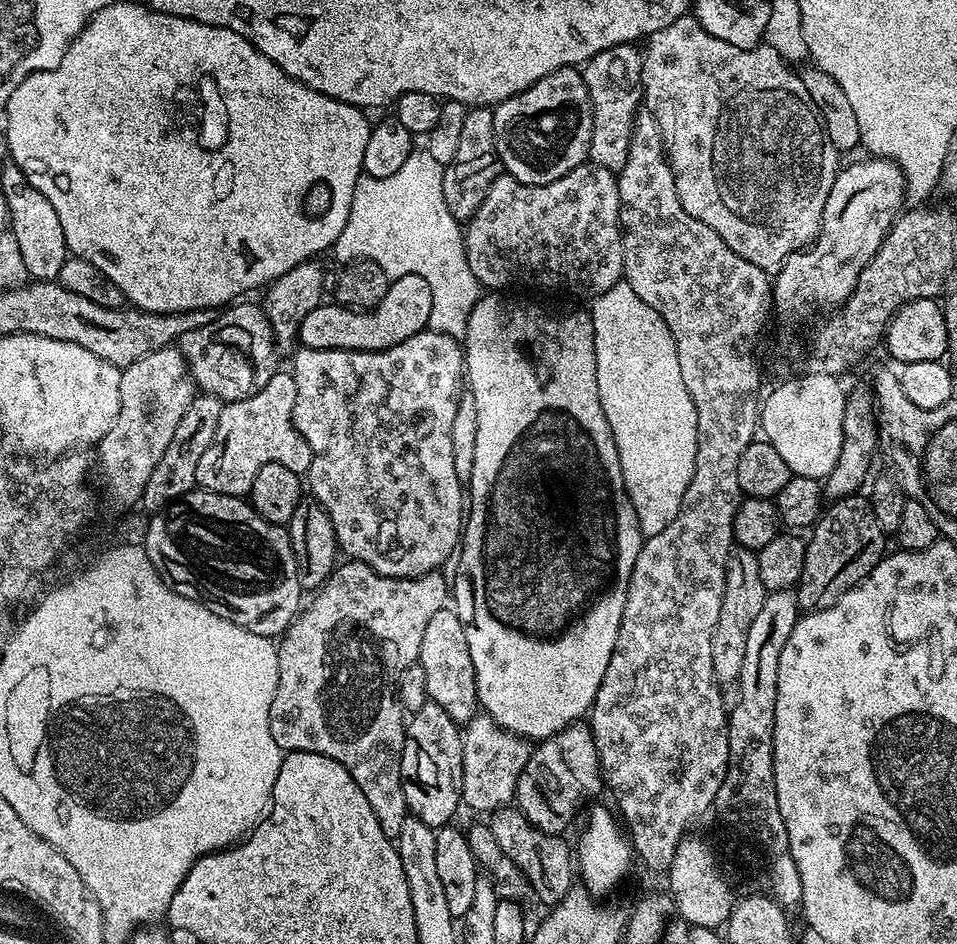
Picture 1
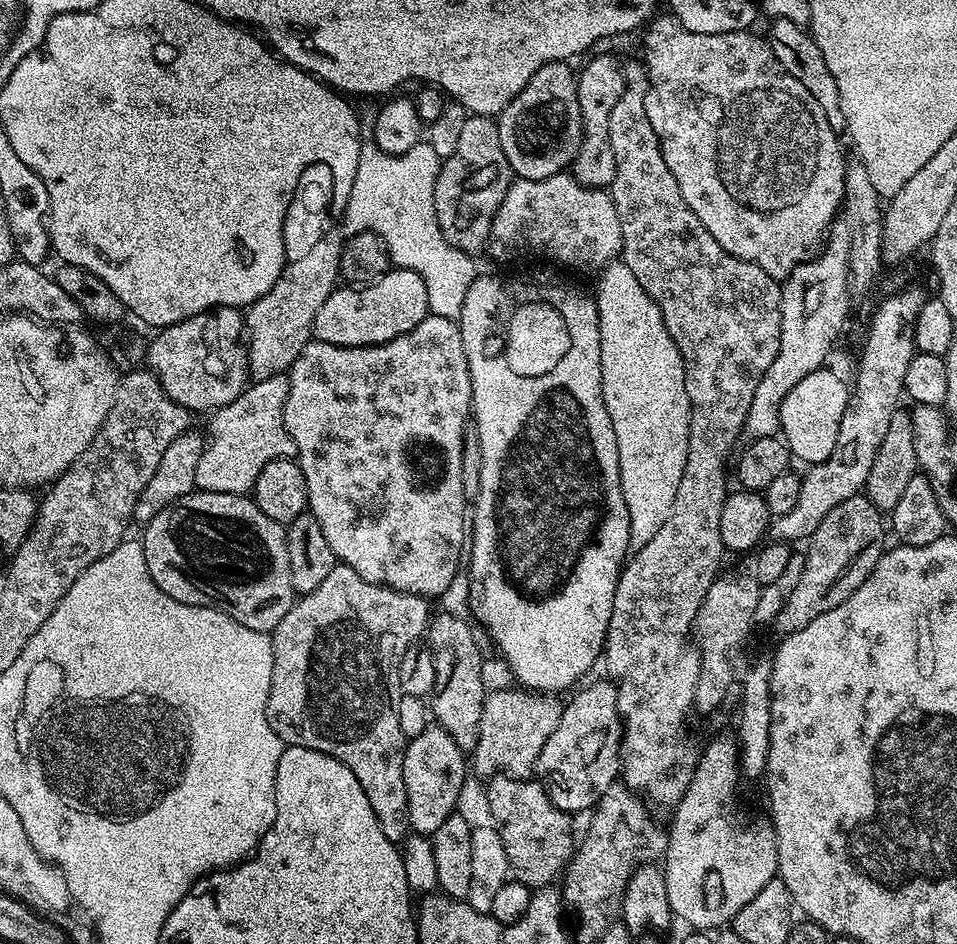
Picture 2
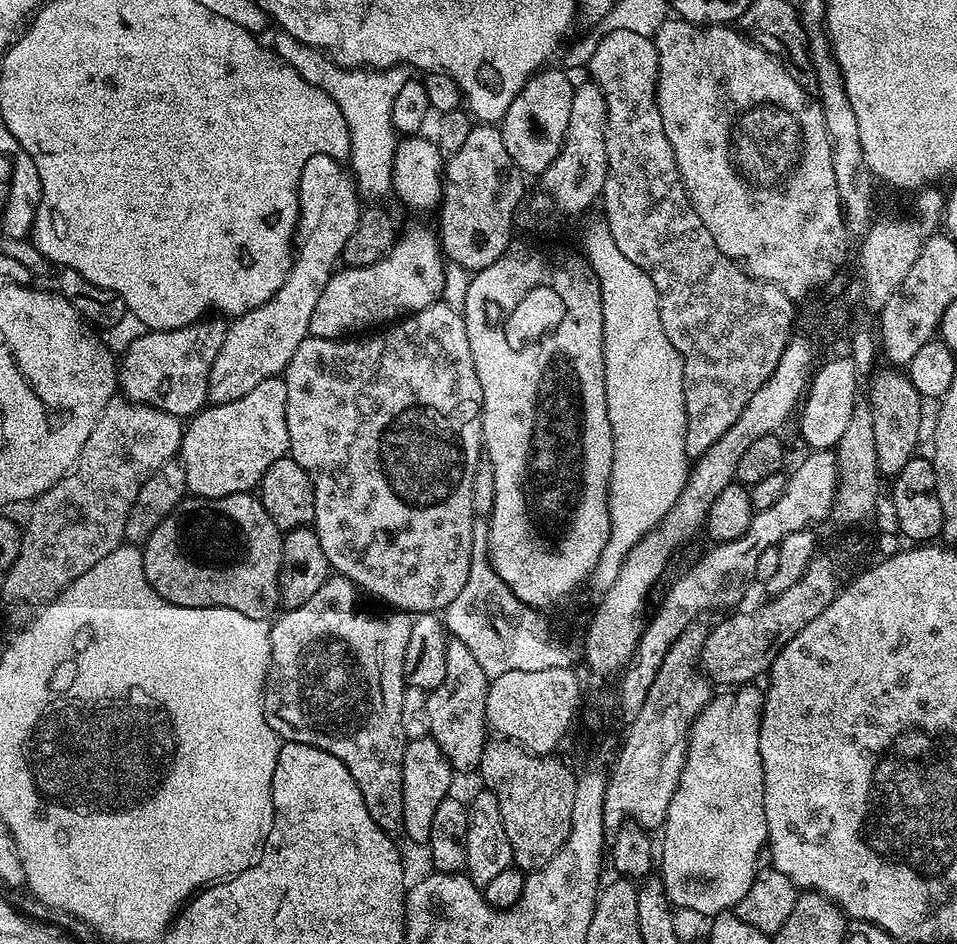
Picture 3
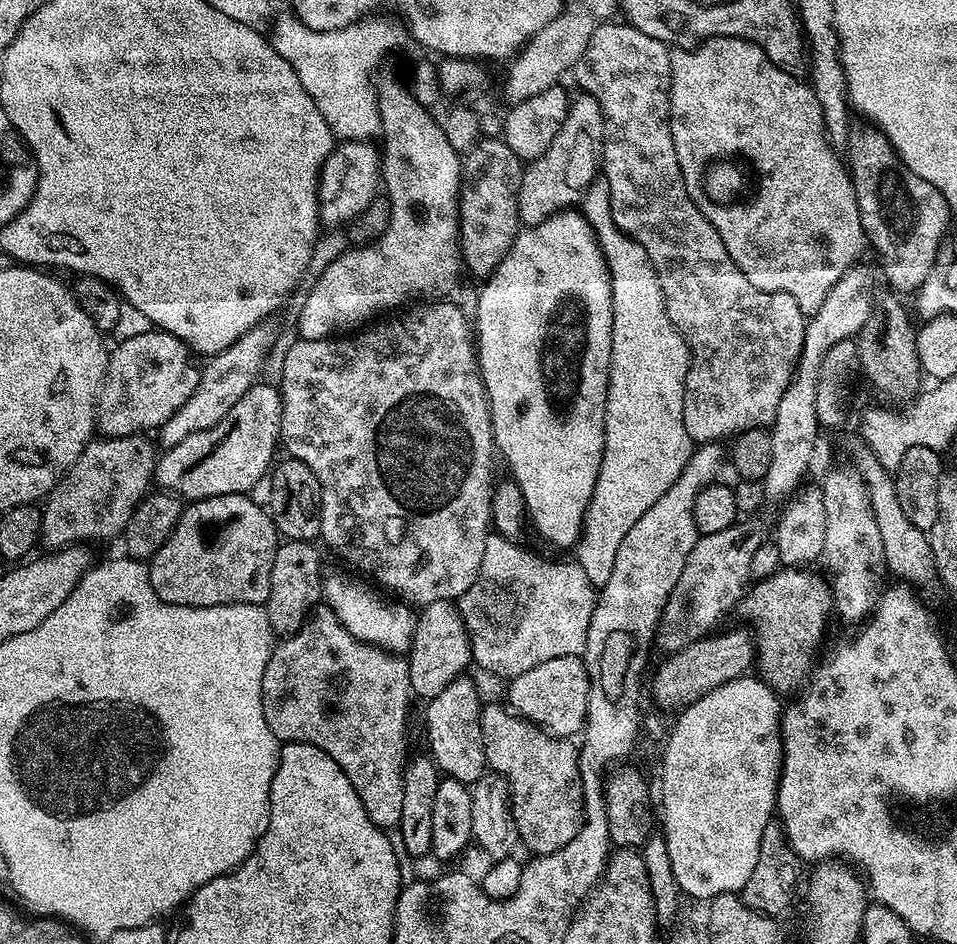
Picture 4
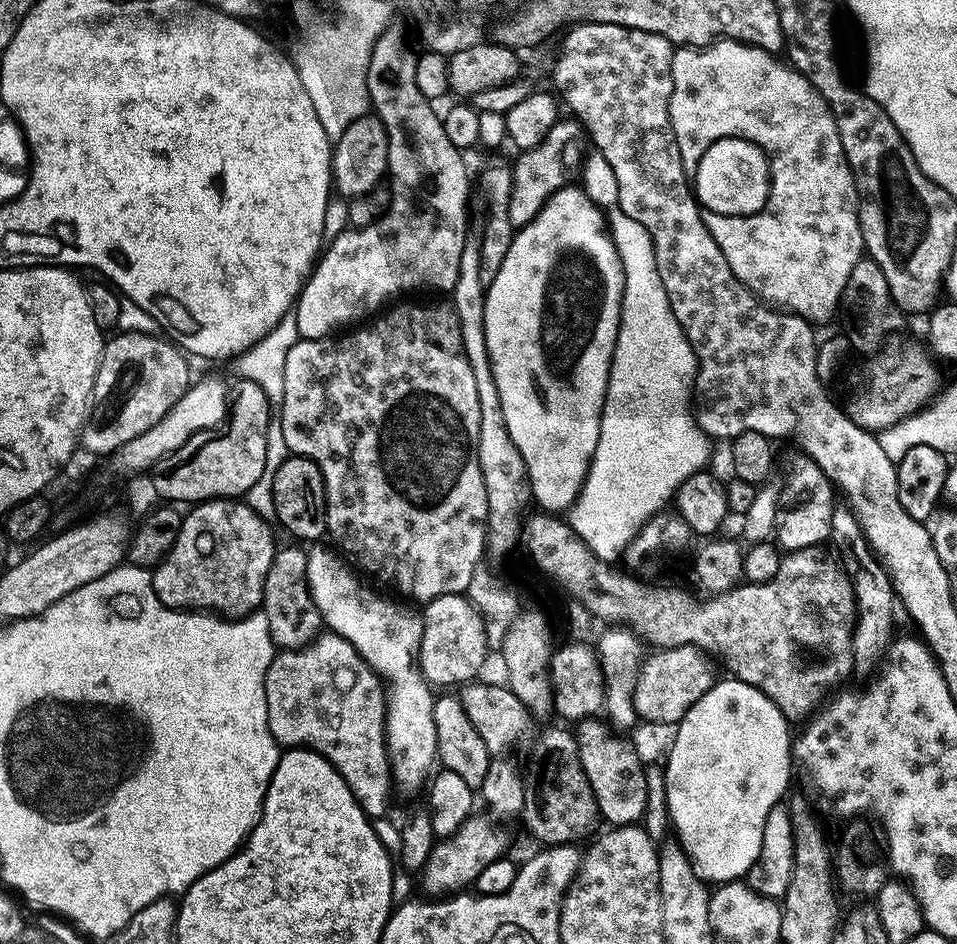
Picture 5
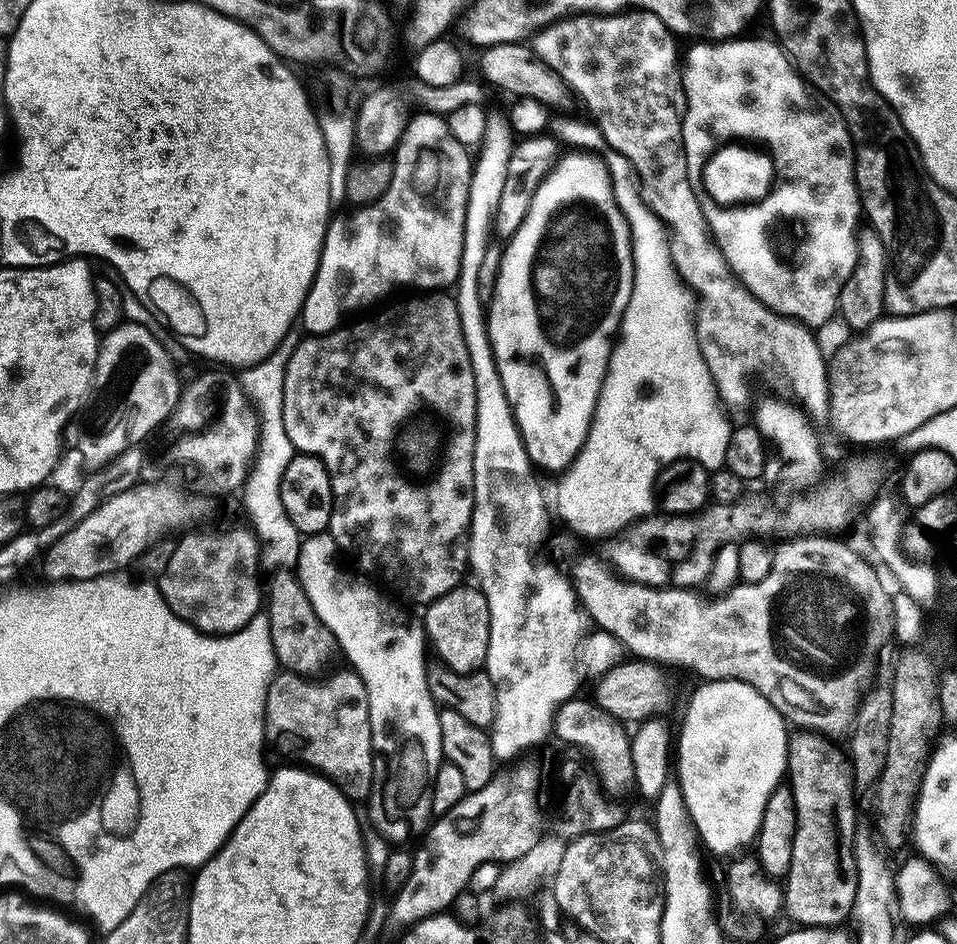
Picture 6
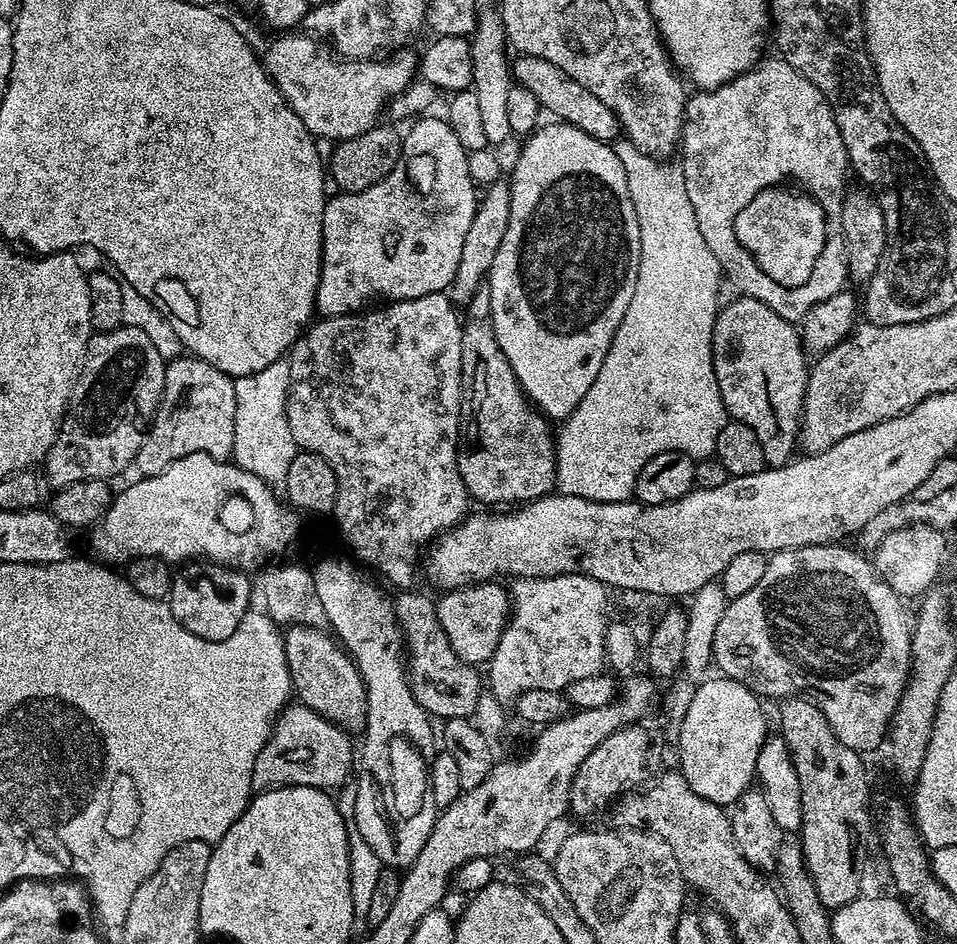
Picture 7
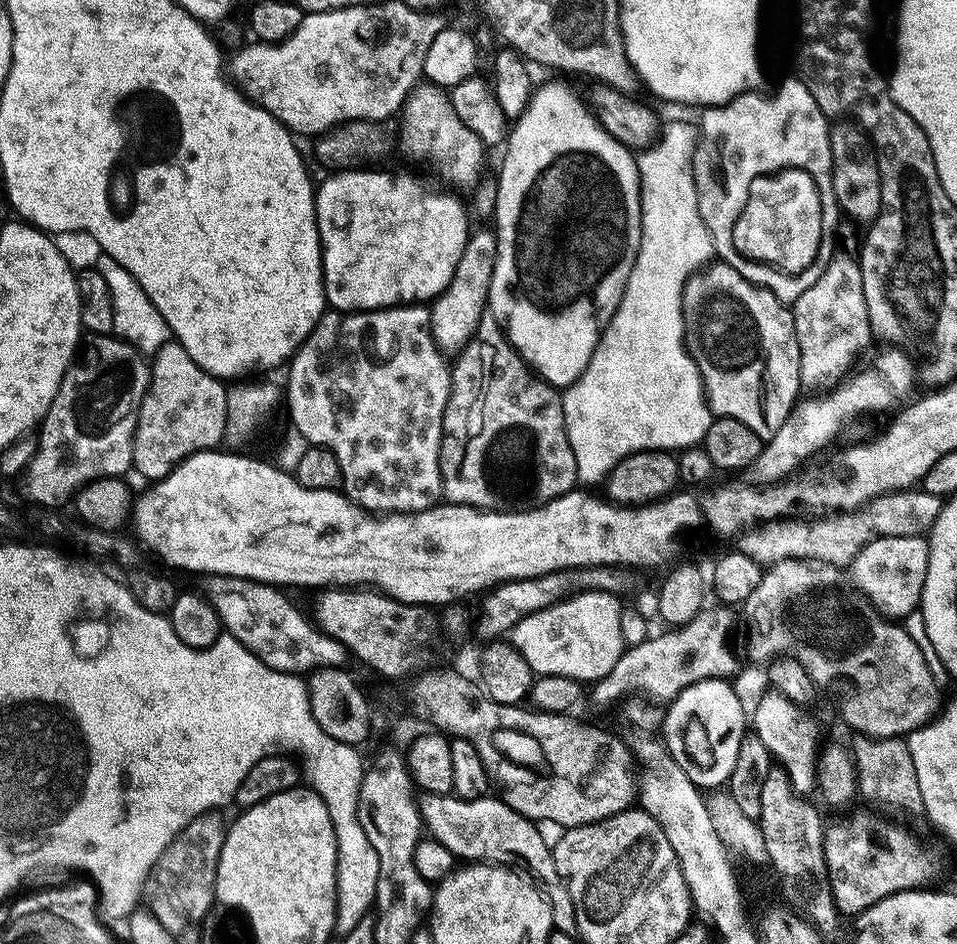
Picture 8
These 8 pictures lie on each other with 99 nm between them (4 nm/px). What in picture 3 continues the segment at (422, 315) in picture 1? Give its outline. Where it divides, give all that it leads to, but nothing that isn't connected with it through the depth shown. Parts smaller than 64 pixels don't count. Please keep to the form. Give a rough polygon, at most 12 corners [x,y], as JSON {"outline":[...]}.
{"outline":[[401,231],[377,264],[333,272],[308,334],[379,329],[444,295],[442,241]]}

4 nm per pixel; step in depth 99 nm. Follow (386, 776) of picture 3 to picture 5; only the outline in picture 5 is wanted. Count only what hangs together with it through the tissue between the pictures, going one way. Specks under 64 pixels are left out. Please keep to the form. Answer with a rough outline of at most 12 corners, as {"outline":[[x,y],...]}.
{"outline":[[331,630],[273,655],[270,734],[340,771],[377,818],[393,791],[386,688]]}

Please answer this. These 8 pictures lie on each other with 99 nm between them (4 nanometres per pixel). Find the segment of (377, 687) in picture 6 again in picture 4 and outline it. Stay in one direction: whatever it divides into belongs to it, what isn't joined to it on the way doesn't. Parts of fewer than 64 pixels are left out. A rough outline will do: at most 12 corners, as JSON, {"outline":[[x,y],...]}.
{"outline":[[355,575],[322,596],[362,643],[407,653],[417,613]]}

